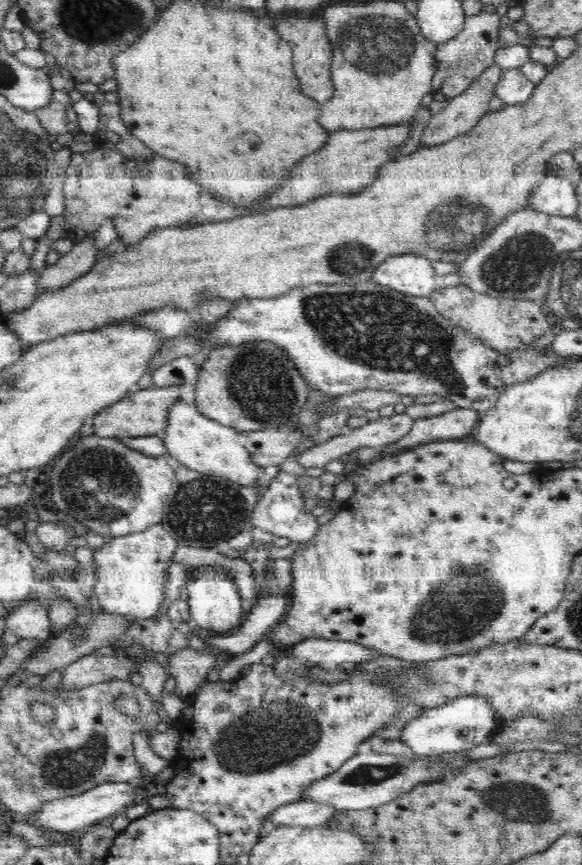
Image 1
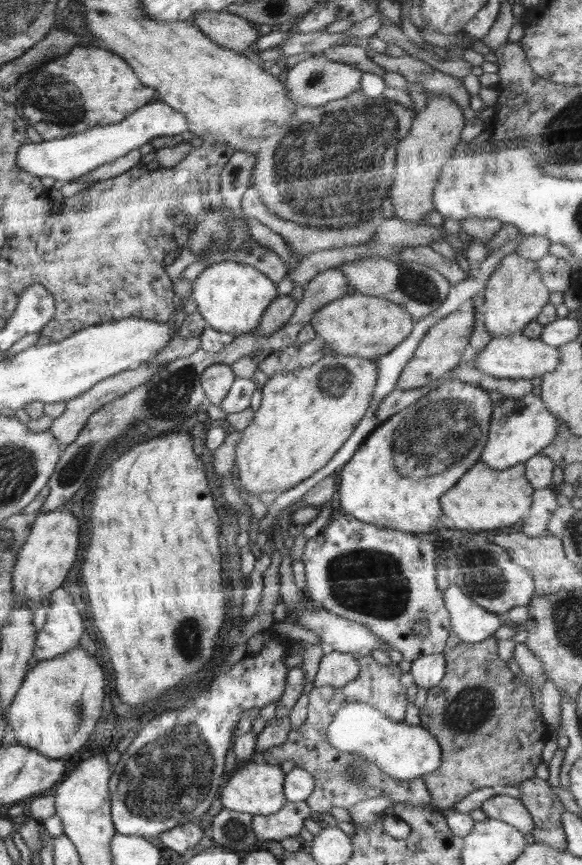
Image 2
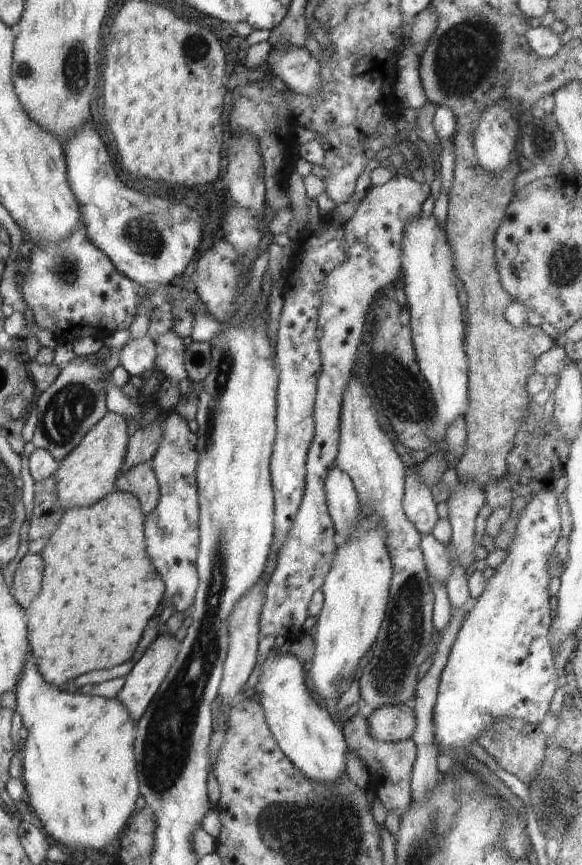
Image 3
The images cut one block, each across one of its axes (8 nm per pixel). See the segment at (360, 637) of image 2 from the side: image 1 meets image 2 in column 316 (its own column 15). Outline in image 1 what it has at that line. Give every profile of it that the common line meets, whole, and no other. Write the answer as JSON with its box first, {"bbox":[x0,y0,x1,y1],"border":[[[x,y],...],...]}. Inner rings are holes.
{"bbox":[5,599,51,639],"border":[[[28,599],[11,608],[6,615],[5,628],[19,639],[39,639],[51,630],[48,608],[44,604]]]}

